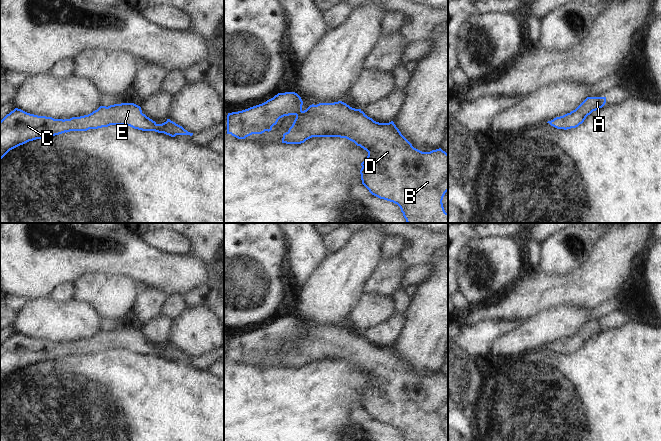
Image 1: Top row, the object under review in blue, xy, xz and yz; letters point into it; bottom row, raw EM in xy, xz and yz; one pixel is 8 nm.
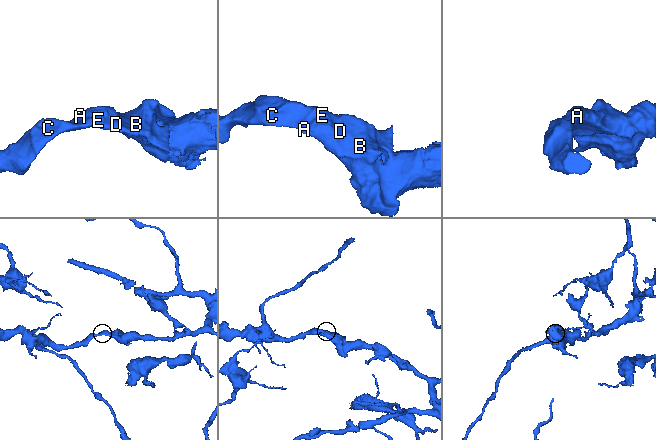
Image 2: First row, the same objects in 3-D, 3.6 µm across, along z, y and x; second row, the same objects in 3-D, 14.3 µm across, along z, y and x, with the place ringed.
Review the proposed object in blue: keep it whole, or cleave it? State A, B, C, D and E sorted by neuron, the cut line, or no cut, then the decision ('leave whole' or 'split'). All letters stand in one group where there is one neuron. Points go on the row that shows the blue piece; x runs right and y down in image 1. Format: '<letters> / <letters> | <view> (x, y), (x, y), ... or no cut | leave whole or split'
A B C D E | no cut | leave whole

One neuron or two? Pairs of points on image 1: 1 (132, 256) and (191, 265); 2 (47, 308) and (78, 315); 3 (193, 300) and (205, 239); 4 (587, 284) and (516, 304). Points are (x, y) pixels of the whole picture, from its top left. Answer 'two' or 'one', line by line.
1: one
2: one
3: one
4: one

